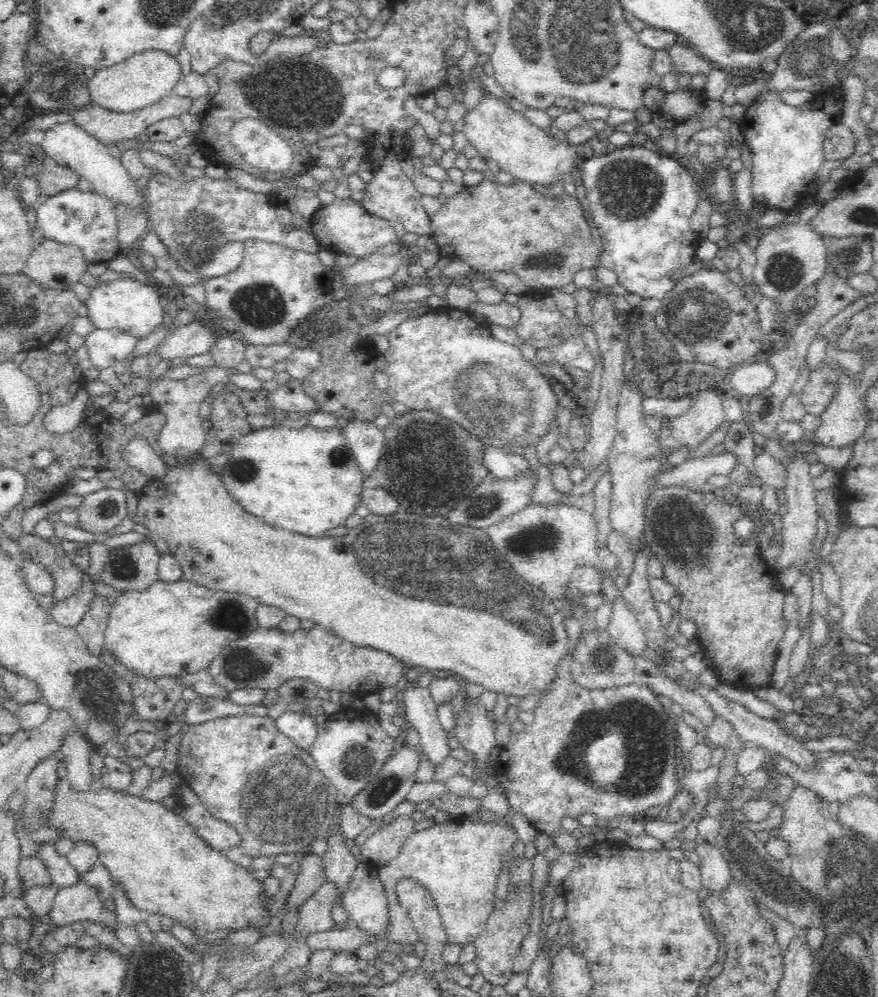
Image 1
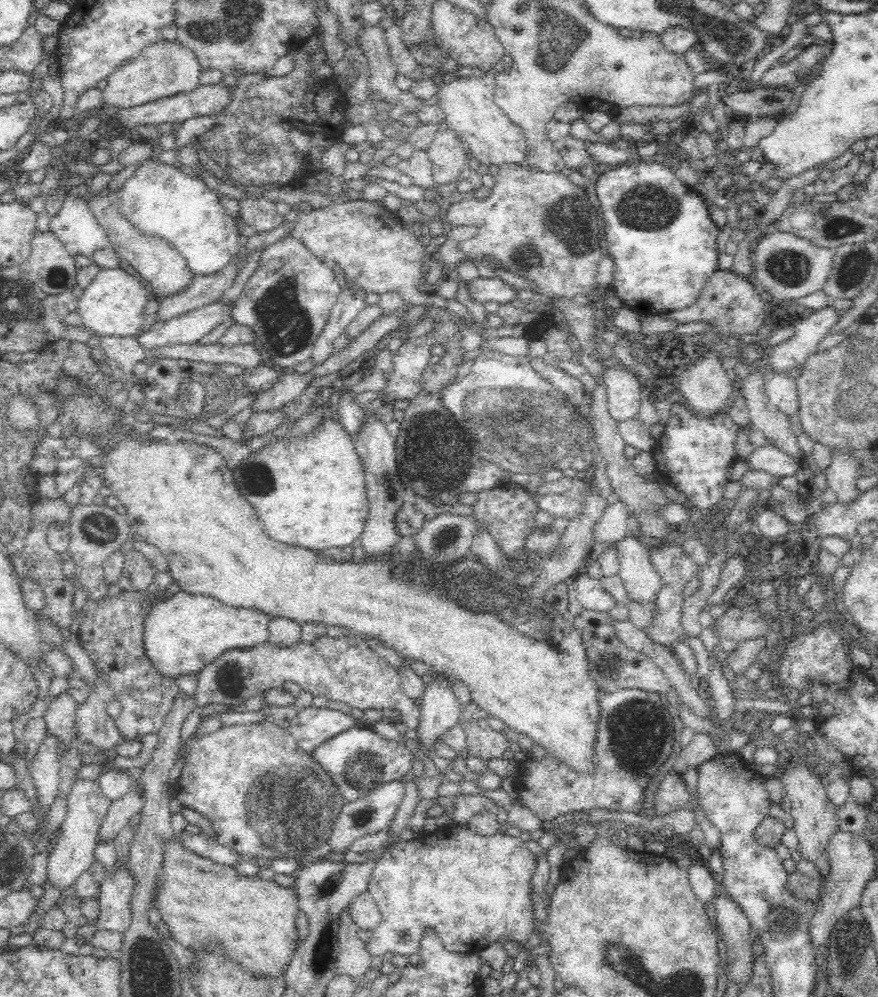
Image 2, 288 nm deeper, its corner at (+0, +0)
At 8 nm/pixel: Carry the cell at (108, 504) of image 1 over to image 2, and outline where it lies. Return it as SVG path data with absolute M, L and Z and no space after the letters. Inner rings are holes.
M90 504L90 506L76 506L68 518L68 530L70 530L70 546L66 552L72 554L72 560L76 564L76 570L78 570L78 576L80 576L80 582L82 582L82 588L86 590L88 594L88 600L92 602L98 602L102 600L104 596L108 596L108 586L102 582L102 568L104 568L104 562L116 554L126 540L130 540L130 534L132 534L132 526L130 522L126 520L126 516L118 514L114 508L108 508L108 506L98 506L98 504ZM96 524L104 530L110 530L116 534L114 540L110 542L104 542L104 540L98 540L94 538L92 534L88 534L88 528Z

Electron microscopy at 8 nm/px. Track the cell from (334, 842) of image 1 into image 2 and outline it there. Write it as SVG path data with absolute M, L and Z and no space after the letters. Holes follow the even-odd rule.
M346 906L342 912L338 912L338 944L340 944L340 958L338 958L338 972L350 974L356 980L362 980L364 974L372 968L372 956L366 952L364 942L358 938L358 924L350 912L350 906Z

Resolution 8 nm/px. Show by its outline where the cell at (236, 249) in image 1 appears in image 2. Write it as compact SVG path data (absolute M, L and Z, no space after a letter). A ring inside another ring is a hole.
M156 158L142 162L138 172L122 186L122 206L126 214L130 214L130 218L138 222L138 226L142 226L142 230L156 230L158 234L162 234L182 254L182 258L186 260L186 268L192 276L214 276L226 266L230 266L234 258L240 254L238 226L234 226L230 216L224 212L220 196L208 190L202 178L186 176L176 166L162 164Z

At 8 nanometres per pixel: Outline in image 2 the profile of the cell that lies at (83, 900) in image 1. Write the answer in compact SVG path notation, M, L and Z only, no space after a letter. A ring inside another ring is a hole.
M118 870L116 874L104 878L100 884L100 894L96 896L98 910L90 918L90 924L100 930L124 934L132 922L132 892L134 880L130 872Z

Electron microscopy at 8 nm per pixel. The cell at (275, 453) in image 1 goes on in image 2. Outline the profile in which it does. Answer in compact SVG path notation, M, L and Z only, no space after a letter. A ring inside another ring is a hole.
M336 418L322 420L320 428L316 428L312 434L294 434L294 438L270 440L264 448L244 458L232 472L234 484L238 486L240 494L254 506L254 512L266 526L266 534L274 538L274 542L322 552L326 548L348 546L356 538L360 540L360 534L364 534L366 518L370 512L362 462L356 452L354 438L346 430L342 430Z

